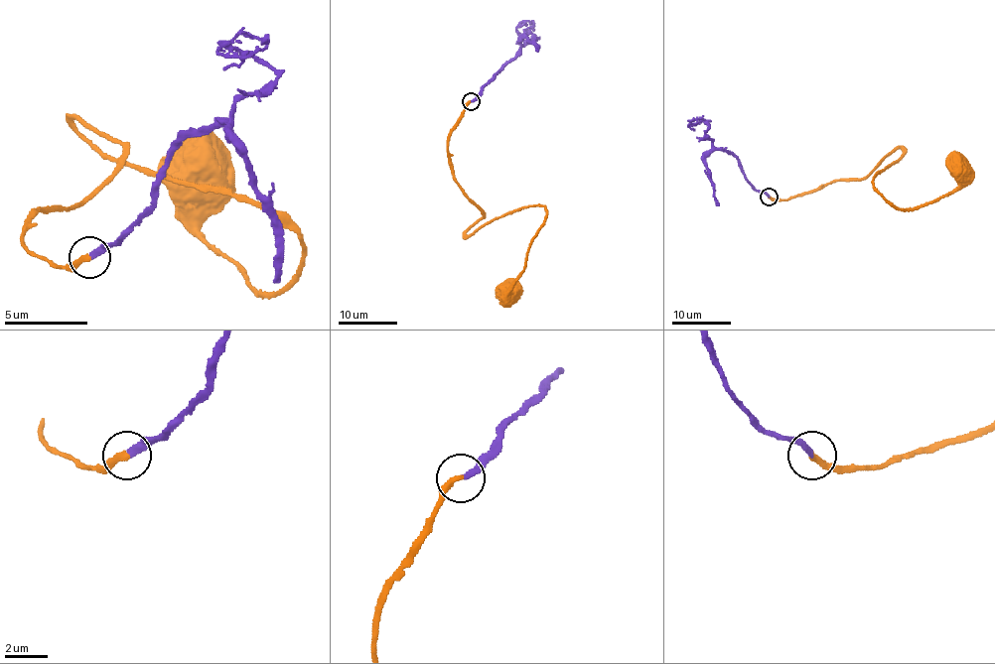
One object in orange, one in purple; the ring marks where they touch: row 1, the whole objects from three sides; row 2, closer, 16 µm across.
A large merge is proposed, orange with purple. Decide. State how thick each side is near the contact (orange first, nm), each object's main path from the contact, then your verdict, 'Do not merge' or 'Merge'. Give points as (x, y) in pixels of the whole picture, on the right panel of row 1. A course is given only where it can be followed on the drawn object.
Thickness 280 nm (orange) against 260 nm. Course of orange: (769, 197), (861, 181), (901, 148), (873, 187), (910, 208), (958, 185), (959, 168). Course of purple: (769, 196), (745, 178), (733, 154), (718, 150), (706, 132), (708, 125), (689, 125), (692, 123). Merge

